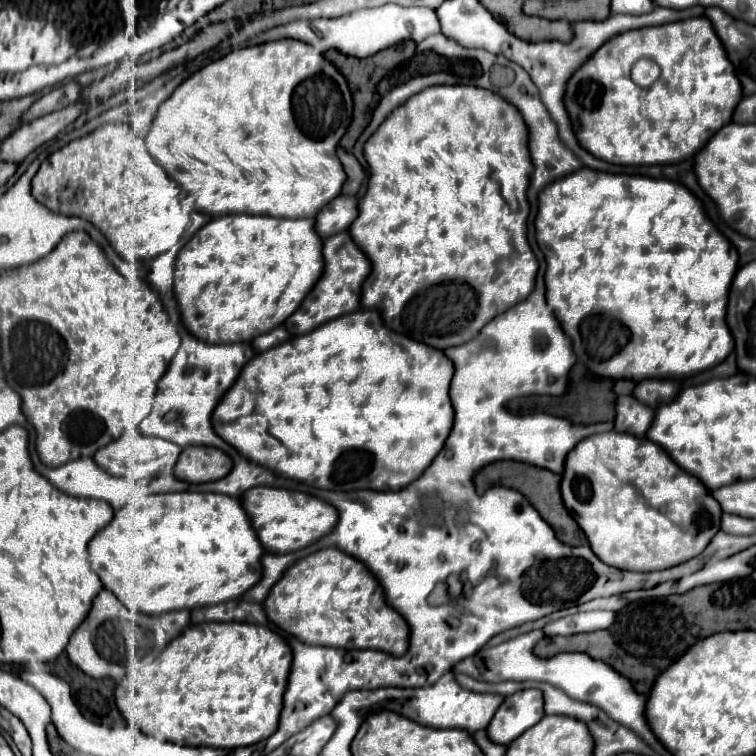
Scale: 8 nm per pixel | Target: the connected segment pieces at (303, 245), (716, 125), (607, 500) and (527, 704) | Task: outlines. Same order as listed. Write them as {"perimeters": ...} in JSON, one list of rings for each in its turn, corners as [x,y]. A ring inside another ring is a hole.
{"perimeters":[[[[266,215],[214,217],[182,247],[174,267],[174,295],[188,333],[214,345],[248,343],[282,325],[320,279],[324,267],[322,239],[314,231],[314,219],[276,219]]],[[[694,17],[694,19],[686,19],[686,21],[676,21],[676,23],[668,23],[668,25],[660,25],[660,27],[642,27],[642,29],[632,29],[632,31],[624,31],[622,35],[614,35],[614,39],[608,39],[598,51],[594,51],[594,55],[568,79],[566,83],[566,95],[564,95],[564,105],[566,111],[570,115],[572,127],[574,127],[574,135],[578,135],[578,143],[582,143],[582,147],[586,151],[590,151],[590,155],[594,155],[596,159],[614,163],[614,165],[670,165],[670,163],[678,163],[684,159],[694,157],[706,143],[708,139],[726,123],[732,121],[732,113],[738,105],[738,101],[742,99],[742,89],[738,83],[738,77],[734,73],[732,63],[726,57],[726,51],[722,47],[722,43],[718,41],[718,37],[714,35],[714,29],[710,25],[710,21],[706,17]],[[648,57],[652,61],[656,61],[662,69],[660,79],[650,87],[650,89],[642,89],[638,87],[632,79],[630,79],[630,69],[632,65],[642,59]]],[[[598,433],[582,439],[566,457],[560,481],[564,507],[584,531],[598,559],[628,571],[658,571],[700,555],[720,529],[722,509],[712,493],[692,475],[682,471],[668,453],[648,439],[626,433]]],[[[526,689],[526,691],[518,691],[518,693],[504,699],[504,703],[496,711],[496,715],[490,721],[490,725],[486,727],[486,731],[488,731],[492,743],[502,743],[506,747],[514,739],[518,739],[526,729],[534,727],[542,717],[544,717],[544,697],[542,697],[542,693],[538,689]]]]}

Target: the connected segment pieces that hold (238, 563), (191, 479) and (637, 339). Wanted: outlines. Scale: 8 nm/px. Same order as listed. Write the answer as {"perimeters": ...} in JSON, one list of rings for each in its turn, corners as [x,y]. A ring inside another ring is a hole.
{"perimeters":[[[[160,493],[126,503],[114,519],[88,543],[90,569],[130,611],[160,615],[176,609],[194,609],[242,597],[262,577],[262,545],[250,527],[236,497],[222,493]]],[[[184,447],[174,475],[186,483],[208,483],[226,477],[232,469],[230,457],[216,447]]],[[[578,169],[546,187],[538,197],[538,213],[534,219],[536,227],[536,243],[544,253],[546,261],[546,303],[552,307],[554,317],[558,319],[562,331],[570,337],[574,355],[580,363],[584,363],[592,373],[610,379],[680,379],[690,373],[702,371],[710,365],[724,361],[734,349],[732,335],[726,325],[726,303],[728,289],[738,269],[738,251],[720,235],[720,231],[712,225],[712,221],[704,215],[702,203],[682,185],[672,183],[668,179],[650,179],[640,175],[610,175],[592,169]]]]}

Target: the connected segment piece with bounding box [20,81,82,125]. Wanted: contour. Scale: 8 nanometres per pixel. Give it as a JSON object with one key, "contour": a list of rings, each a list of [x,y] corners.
{"contour":[[[70,81],[68,85],[62,85],[62,87],[52,89],[50,93],[42,95],[42,97],[22,115],[20,123],[22,123],[22,125],[24,125],[24,123],[30,123],[32,119],[44,117],[44,115],[48,115],[48,113],[60,111],[60,109],[64,109],[64,107],[76,103],[76,99],[78,99],[78,95],[80,95],[80,89],[82,89],[82,87],[80,87],[78,83],[74,83],[74,81]]]}

